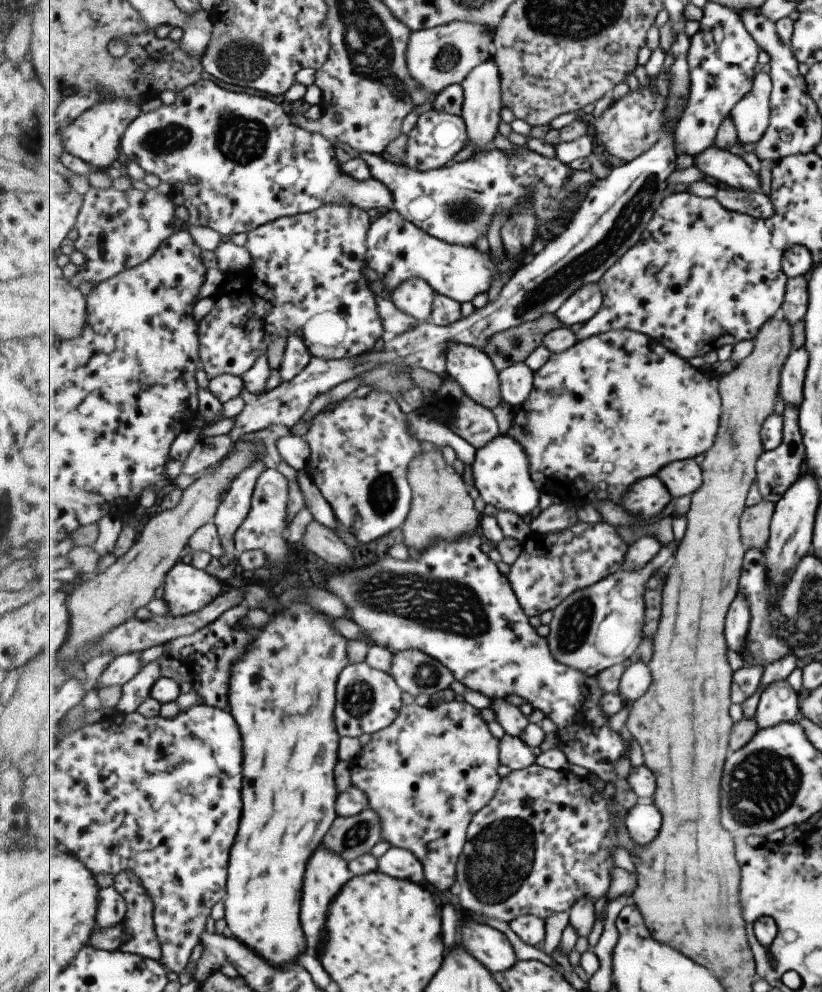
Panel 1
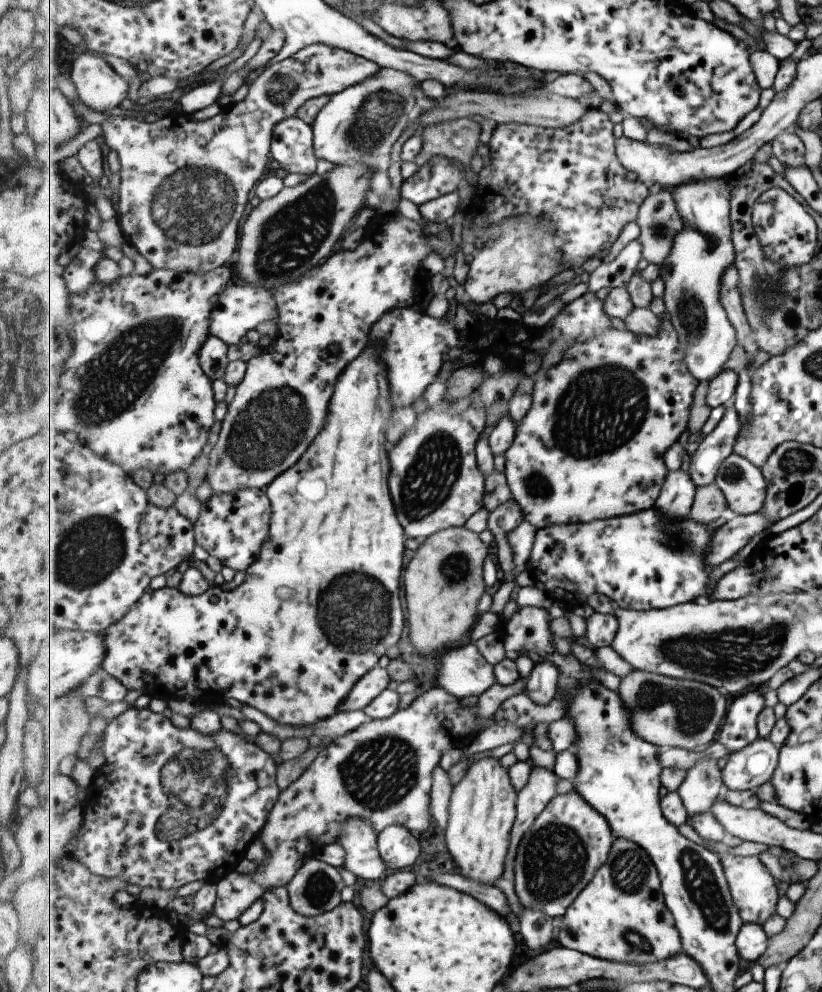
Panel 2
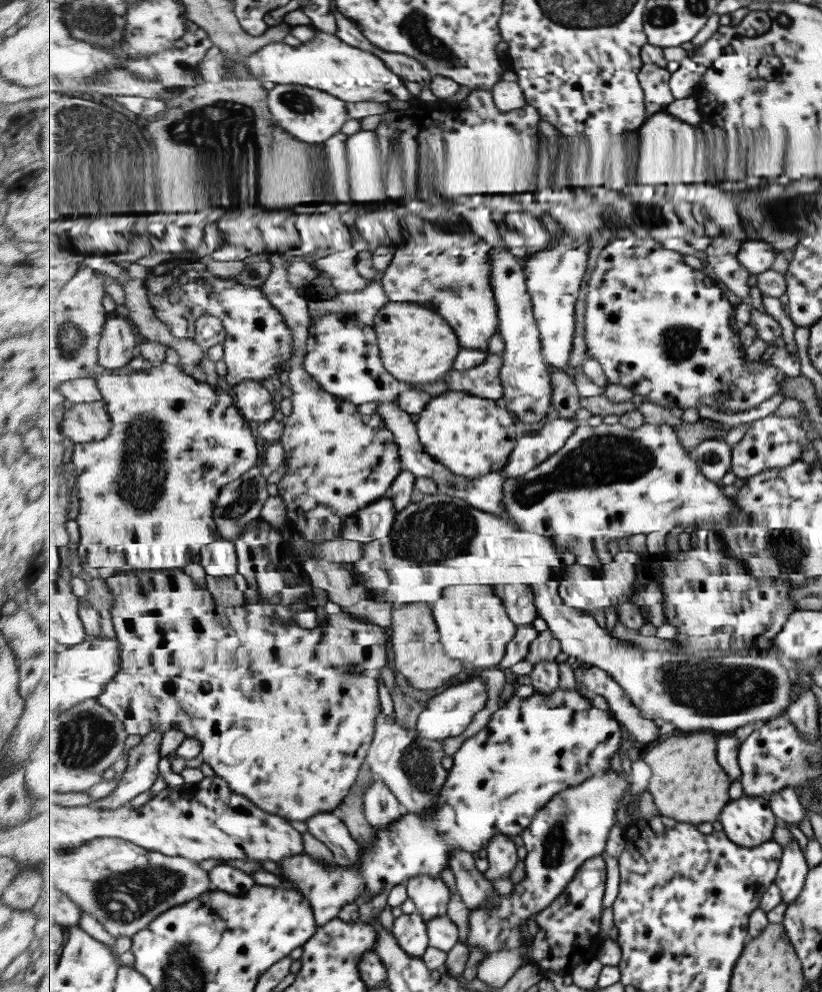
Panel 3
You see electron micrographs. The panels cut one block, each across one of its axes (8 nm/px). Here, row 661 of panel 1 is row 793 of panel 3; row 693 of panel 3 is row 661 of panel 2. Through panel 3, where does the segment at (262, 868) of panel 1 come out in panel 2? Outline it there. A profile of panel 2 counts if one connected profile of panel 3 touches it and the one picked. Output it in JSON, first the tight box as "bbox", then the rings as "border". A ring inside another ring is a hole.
{"bbox":[102,346,405,728],"border":[[[368,346],[359,358],[356,358],[342,372],[337,383],[334,398],[331,399],[331,414],[319,436],[315,438],[303,458],[290,470],[284,472],[265,490],[273,509],[271,528],[265,538],[263,550],[259,560],[246,571],[244,582],[232,591],[221,590],[221,587],[212,585],[205,594],[187,596],[176,588],[163,587],[155,591],[147,591],[139,602],[131,607],[123,620],[107,628],[104,637],[105,658],[102,669],[107,674],[121,680],[129,690],[137,690],[151,699],[159,698],[168,701],[176,698],[190,698],[193,702],[208,705],[224,704],[229,700],[238,700],[243,705],[249,705],[268,714],[273,720],[281,724],[293,725],[295,728],[315,726],[319,720],[327,720],[341,710],[341,706],[355,684],[370,670],[379,664],[379,660],[387,654],[387,648],[395,646],[403,632],[405,632],[405,612],[401,600],[401,578],[403,578],[403,562],[405,562],[405,530],[397,520],[395,504],[389,490],[389,476],[391,476],[391,444],[387,438],[389,432],[389,416],[393,412],[393,404],[387,398],[389,395],[389,380],[387,368],[381,360],[376,347]]]}

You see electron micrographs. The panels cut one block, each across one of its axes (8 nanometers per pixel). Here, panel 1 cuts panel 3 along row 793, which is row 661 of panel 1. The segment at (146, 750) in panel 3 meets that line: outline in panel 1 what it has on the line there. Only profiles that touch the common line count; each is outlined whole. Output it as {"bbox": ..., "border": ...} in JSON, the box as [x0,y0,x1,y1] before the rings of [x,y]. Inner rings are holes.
{"bbox":[95,652,145,688],"border":[[[141,652],[114,657],[99,676],[95,688],[107,688],[110,686],[125,686],[129,680],[133,680],[145,666]]]}

